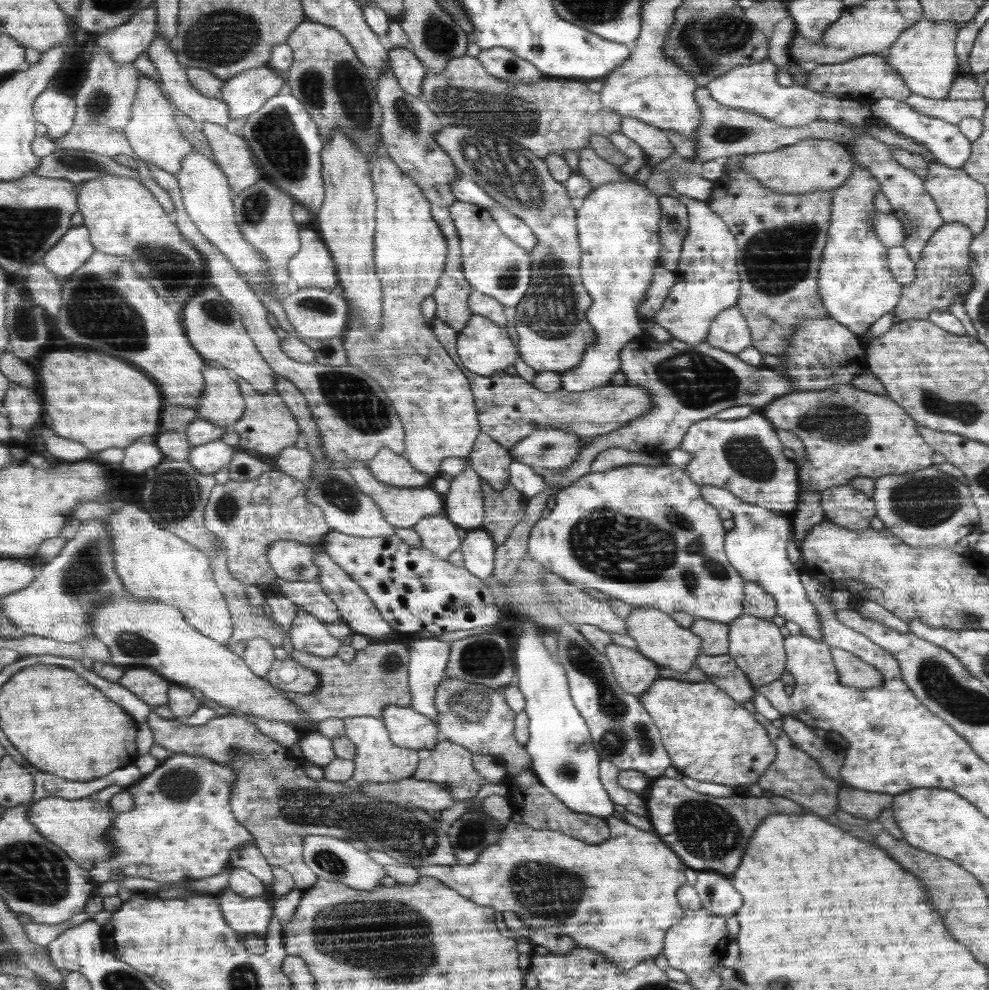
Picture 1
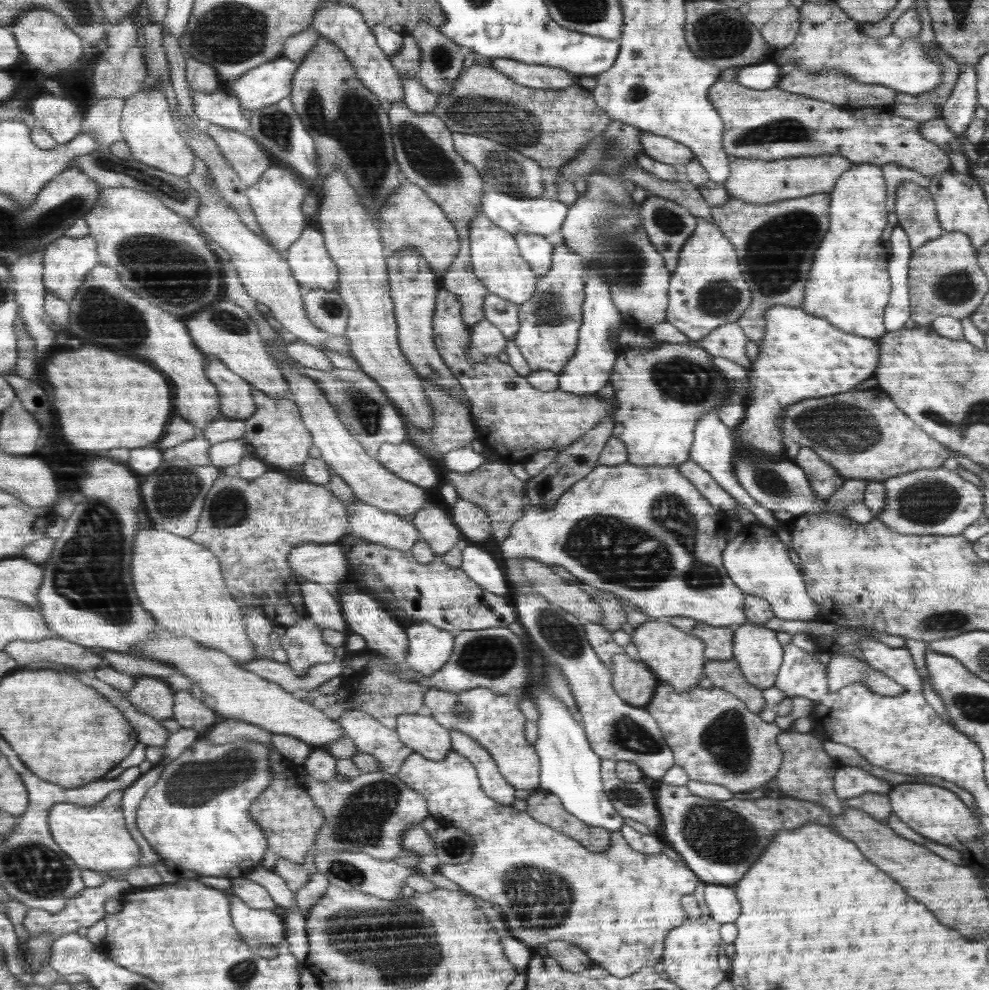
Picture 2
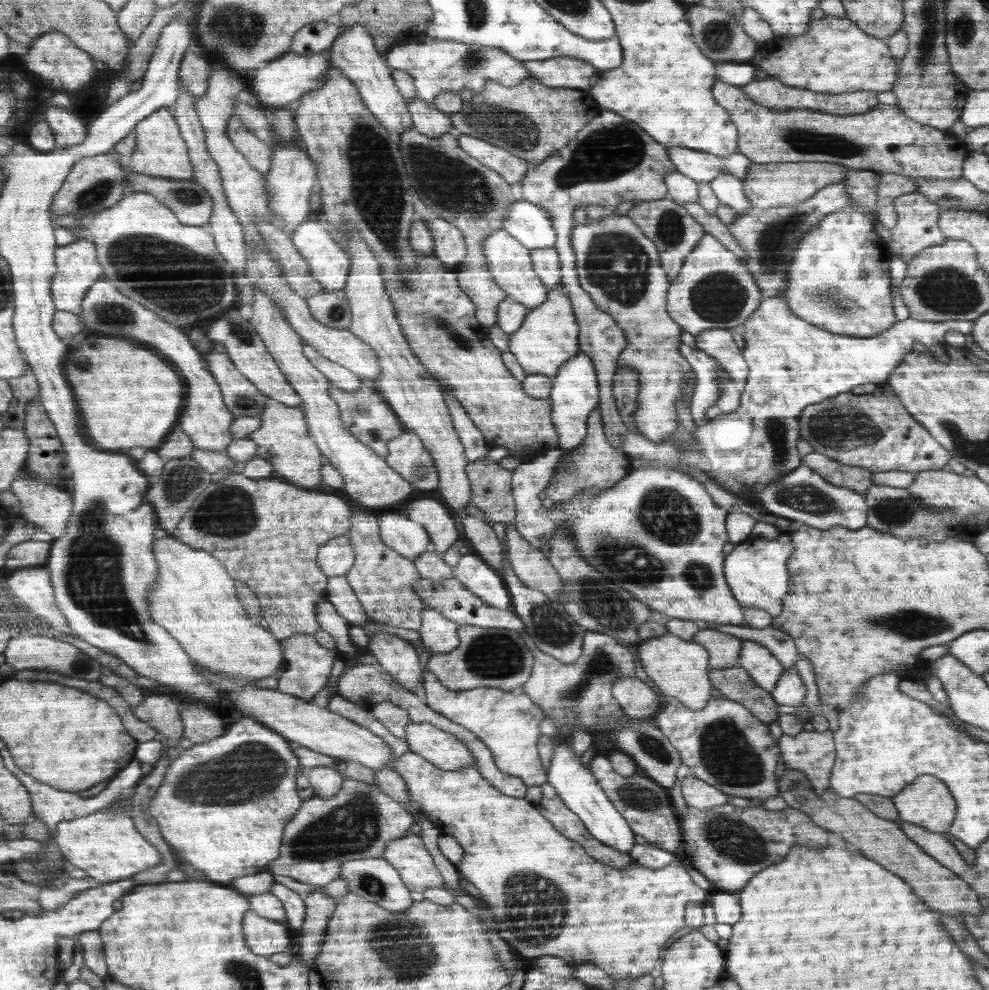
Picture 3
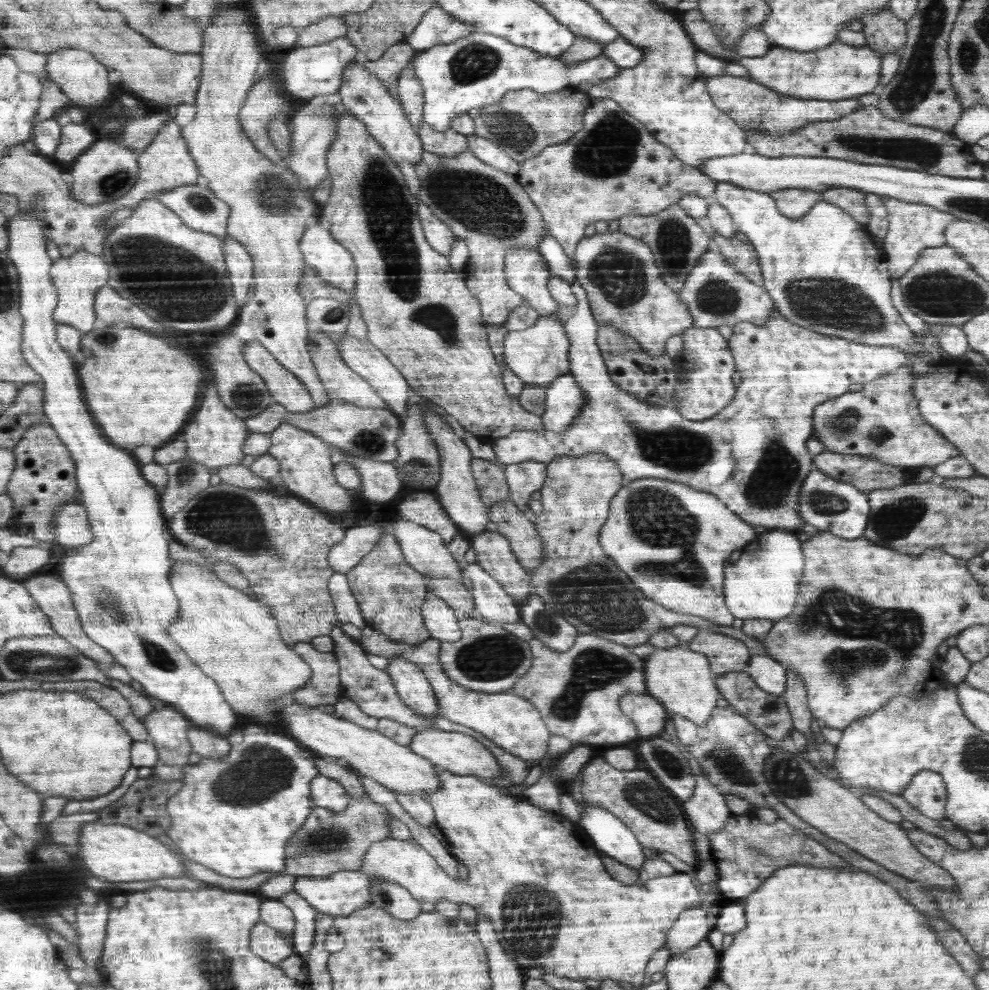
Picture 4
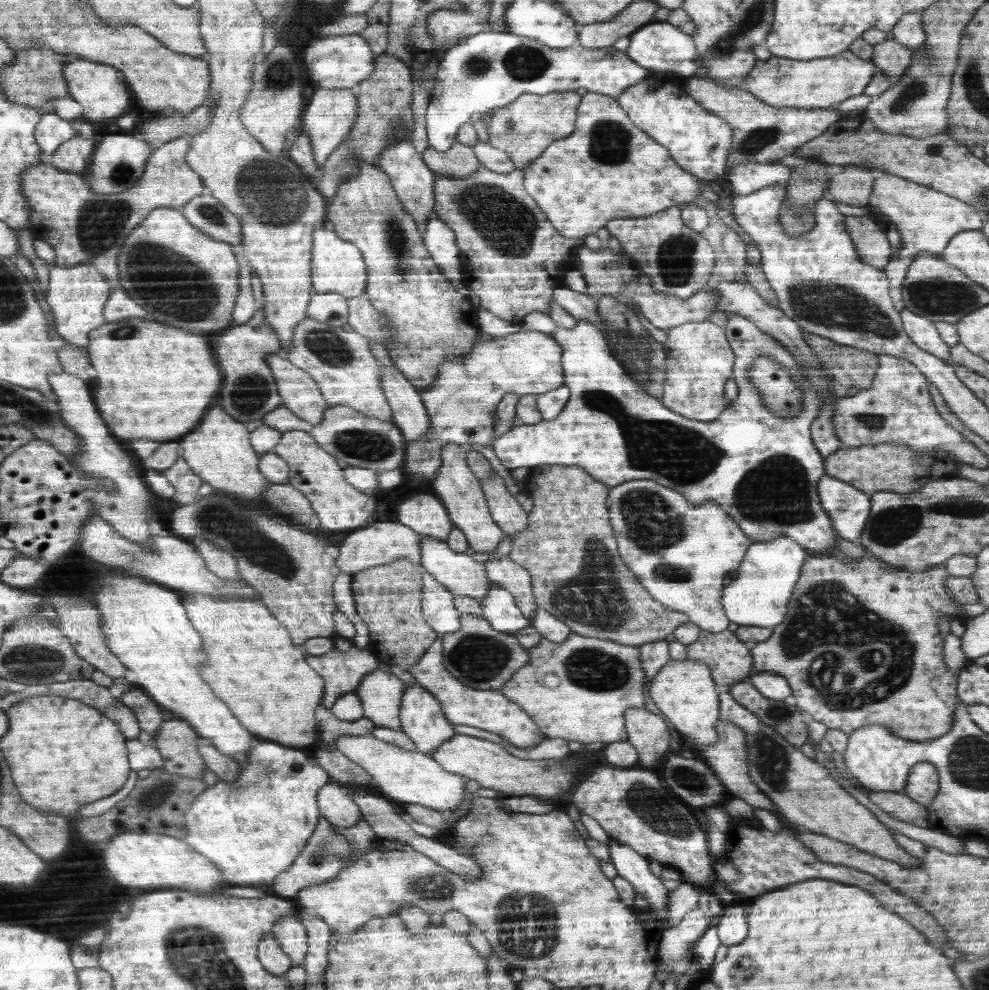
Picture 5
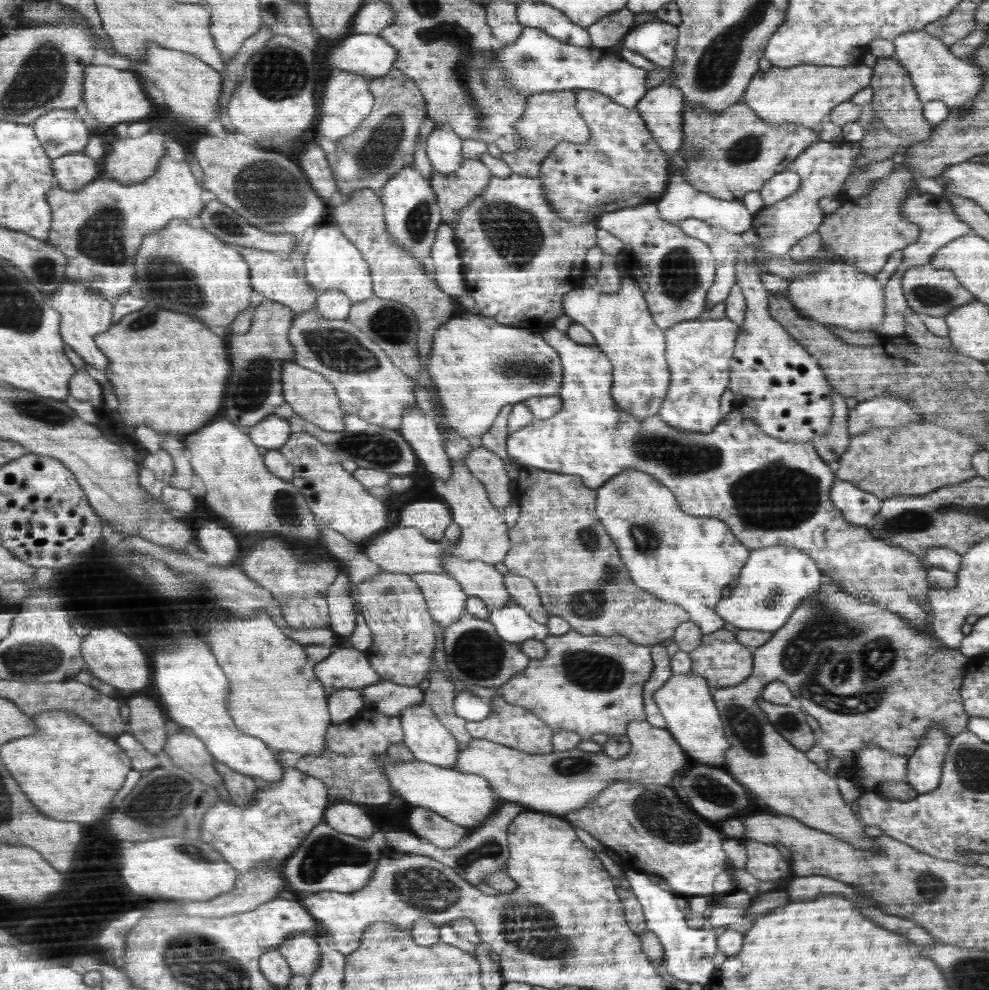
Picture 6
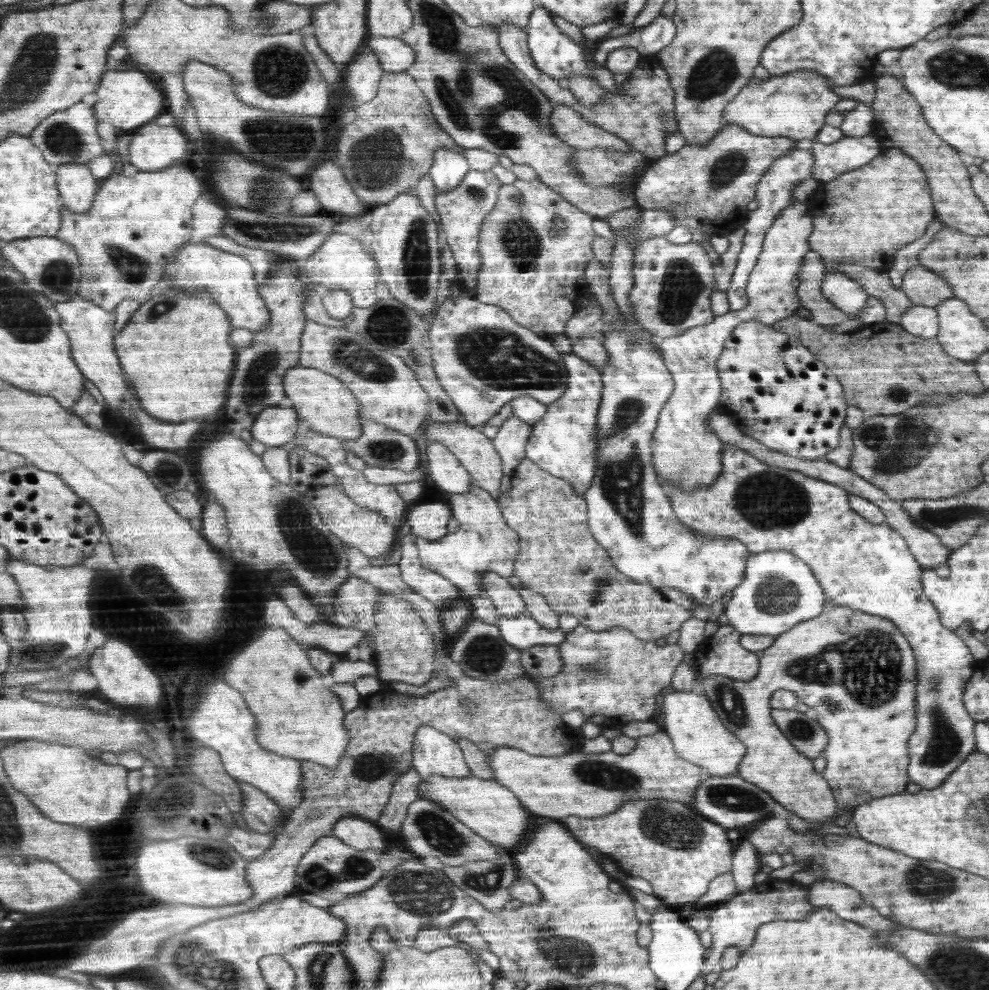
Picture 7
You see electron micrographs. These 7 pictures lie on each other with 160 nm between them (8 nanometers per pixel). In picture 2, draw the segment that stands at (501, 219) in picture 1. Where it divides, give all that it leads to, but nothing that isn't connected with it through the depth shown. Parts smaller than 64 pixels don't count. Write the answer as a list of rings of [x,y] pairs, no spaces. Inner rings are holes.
[[[516,233],[515,240],[519,244],[519,251],[532,266],[537,276],[550,270],[552,254],[554,254],[553,240],[542,235]]]

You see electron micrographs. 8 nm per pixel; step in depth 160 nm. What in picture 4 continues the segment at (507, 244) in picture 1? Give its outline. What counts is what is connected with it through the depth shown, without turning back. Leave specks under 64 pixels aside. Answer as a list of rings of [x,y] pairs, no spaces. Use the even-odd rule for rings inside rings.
[[[512,248],[508,252],[506,277],[512,290],[523,295],[540,317],[556,314],[558,302],[552,298],[547,284],[550,281],[550,266],[538,252],[528,248]]]

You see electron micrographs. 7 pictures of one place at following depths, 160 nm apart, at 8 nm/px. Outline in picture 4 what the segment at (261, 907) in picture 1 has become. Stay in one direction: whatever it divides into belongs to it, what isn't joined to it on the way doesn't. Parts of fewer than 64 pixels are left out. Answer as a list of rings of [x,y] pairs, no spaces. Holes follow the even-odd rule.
[[[262,921],[251,930],[250,943],[252,952],[276,966],[292,955],[292,948],[283,935]]]

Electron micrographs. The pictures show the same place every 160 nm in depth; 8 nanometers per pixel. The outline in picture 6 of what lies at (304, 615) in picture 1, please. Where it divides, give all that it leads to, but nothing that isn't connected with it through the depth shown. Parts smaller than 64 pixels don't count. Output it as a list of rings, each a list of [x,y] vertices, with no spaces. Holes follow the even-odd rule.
[[[354,647],[334,648],[330,657],[316,663],[315,672],[319,681],[326,688],[328,697],[341,689],[363,689],[381,680],[381,677],[372,669],[365,651],[356,650]]]

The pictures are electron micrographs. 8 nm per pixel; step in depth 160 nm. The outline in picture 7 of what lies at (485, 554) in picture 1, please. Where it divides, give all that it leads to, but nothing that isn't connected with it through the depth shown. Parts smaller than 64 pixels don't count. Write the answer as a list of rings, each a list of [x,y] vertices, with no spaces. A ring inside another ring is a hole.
[[[526,613],[513,617],[499,616],[495,625],[499,627],[503,638],[520,650],[538,645],[559,645],[566,636],[562,628],[554,630],[544,628]]]

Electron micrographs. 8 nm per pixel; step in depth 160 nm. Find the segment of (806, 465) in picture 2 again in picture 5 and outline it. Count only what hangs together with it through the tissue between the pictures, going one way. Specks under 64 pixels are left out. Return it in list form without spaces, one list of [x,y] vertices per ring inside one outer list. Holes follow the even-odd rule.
[[[881,442],[858,448],[844,447],[826,458],[826,474],[851,483],[856,490],[869,495],[880,491],[911,493],[923,488],[929,482],[953,476],[955,466],[960,463],[949,452],[942,454],[938,450],[912,450],[905,444]]]

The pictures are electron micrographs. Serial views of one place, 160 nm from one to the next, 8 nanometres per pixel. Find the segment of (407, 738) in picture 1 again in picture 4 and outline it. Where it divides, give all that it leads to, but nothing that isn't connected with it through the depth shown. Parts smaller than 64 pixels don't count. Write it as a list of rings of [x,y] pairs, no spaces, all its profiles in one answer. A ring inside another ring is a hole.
[[[427,729],[422,732],[418,731],[409,746],[416,754],[431,759],[438,769],[452,771],[452,774],[476,775],[486,780],[486,782],[491,782],[494,777],[499,777],[503,773],[494,755],[480,742],[470,736],[466,736],[466,734],[456,733],[455,731]]]

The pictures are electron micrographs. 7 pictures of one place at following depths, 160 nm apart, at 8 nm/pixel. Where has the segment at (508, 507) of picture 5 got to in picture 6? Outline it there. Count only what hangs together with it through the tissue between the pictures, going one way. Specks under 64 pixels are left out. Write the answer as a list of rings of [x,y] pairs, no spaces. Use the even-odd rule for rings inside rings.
[[[477,444],[469,454],[460,461],[486,487],[490,501],[500,511],[506,510],[512,496],[508,490],[510,477],[507,475],[504,462],[492,451]]]

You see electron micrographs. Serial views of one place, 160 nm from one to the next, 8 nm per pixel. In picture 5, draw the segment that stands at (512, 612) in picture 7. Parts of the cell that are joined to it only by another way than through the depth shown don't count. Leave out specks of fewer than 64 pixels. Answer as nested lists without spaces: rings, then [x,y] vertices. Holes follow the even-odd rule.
[[[421,536],[420,562],[425,572],[431,574],[436,582],[446,586],[454,595],[466,595],[481,600],[487,596],[487,590],[491,588],[492,582],[487,577],[486,566],[482,562],[474,561],[469,552],[453,551],[440,539]]]

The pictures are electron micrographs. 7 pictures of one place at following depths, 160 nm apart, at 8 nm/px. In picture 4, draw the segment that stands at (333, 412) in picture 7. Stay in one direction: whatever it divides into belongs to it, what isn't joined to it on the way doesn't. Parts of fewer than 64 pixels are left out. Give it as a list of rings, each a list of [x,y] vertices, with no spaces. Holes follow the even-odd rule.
[[[256,339],[246,341],[243,357],[246,358],[247,365],[264,379],[275,402],[286,410],[292,413],[308,412],[316,407],[306,386],[263,343]]]

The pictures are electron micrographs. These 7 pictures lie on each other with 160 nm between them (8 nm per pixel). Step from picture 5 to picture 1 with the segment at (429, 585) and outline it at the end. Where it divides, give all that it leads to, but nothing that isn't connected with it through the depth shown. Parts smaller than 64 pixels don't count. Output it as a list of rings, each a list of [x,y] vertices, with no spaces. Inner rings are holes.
[[[414,637],[407,646],[409,648],[409,668],[408,668],[408,687],[412,700],[409,707],[420,714],[427,715],[436,722],[439,727],[439,714],[437,713],[435,696],[438,694],[439,687],[445,680],[444,674],[447,671],[447,664],[451,659],[451,642],[444,642],[436,637]]]

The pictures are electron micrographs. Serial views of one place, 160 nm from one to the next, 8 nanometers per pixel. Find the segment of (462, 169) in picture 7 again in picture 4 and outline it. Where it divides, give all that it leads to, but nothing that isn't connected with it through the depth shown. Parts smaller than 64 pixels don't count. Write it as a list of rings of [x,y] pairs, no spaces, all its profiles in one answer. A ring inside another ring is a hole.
[[[472,33],[448,44],[417,51],[410,63],[423,92],[423,120],[442,132],[451,128],[452,117],[471,108],[483,108],[500,100],[508,91],[531,88],[539,93],[554,92],[582,83],[595,85],[614,78],[621,70],[603,54],[578,64],[567,64],[561,56],[542,56],[505,38]]]

